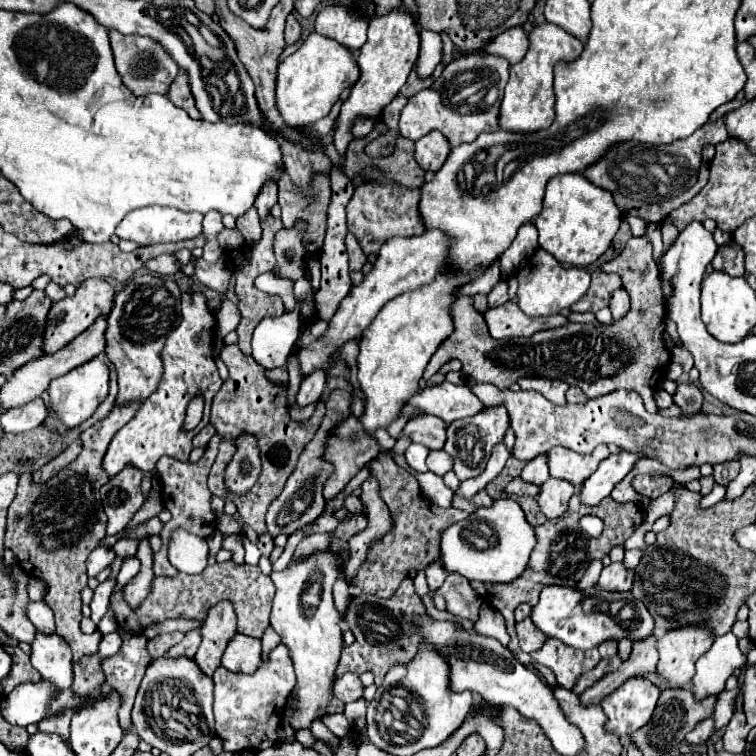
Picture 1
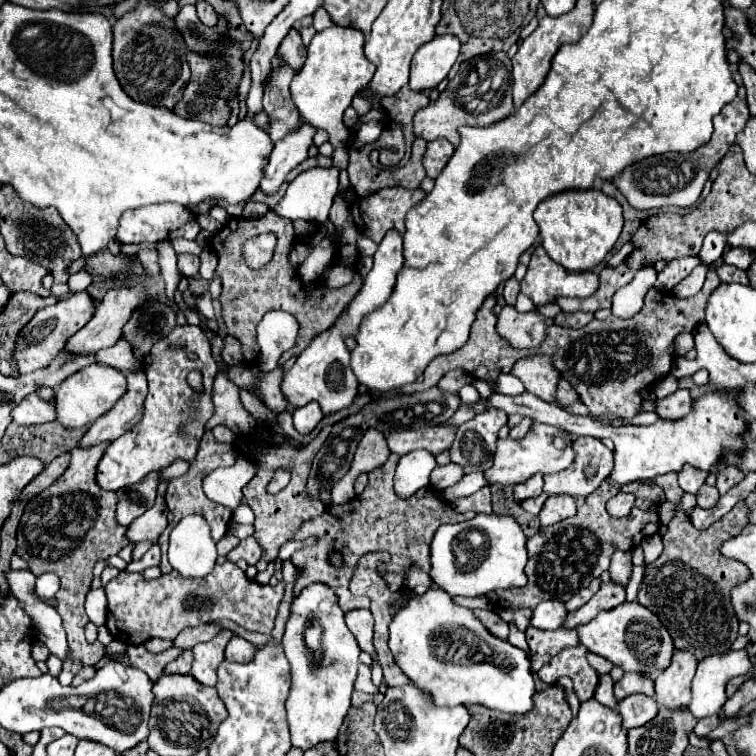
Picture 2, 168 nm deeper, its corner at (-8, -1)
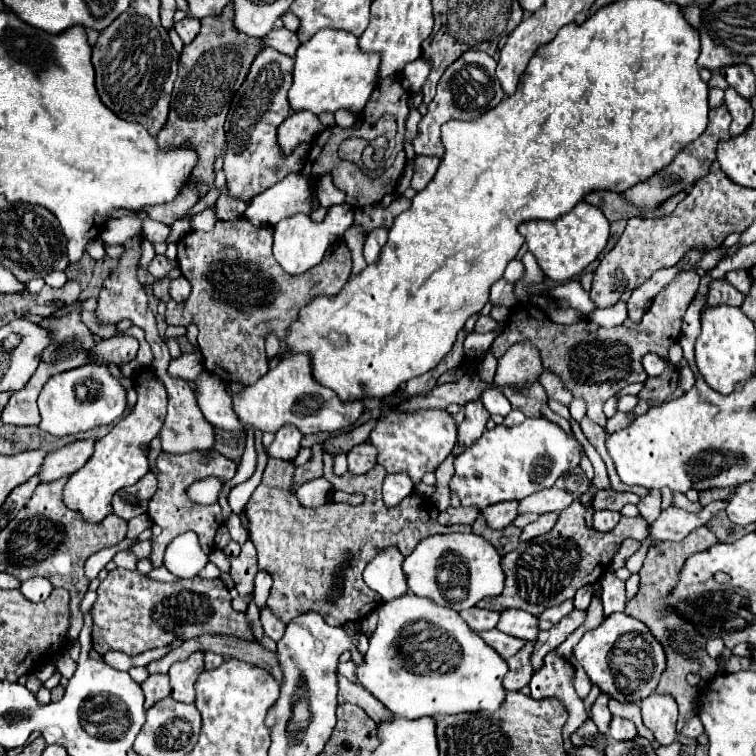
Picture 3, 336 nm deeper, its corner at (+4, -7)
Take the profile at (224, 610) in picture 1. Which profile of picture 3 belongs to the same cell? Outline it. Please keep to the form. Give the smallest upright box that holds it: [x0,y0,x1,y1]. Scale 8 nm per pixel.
[168,653,204,703]

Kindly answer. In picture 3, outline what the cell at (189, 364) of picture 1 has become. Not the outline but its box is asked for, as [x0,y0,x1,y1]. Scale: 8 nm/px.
[62,375,166,523]

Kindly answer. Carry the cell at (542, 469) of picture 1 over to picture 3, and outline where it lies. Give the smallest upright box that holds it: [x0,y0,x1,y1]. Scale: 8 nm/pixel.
[482,501,516,529]

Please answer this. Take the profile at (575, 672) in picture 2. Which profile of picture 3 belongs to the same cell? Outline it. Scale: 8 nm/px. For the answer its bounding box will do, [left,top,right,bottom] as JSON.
[530,651,586,753]

